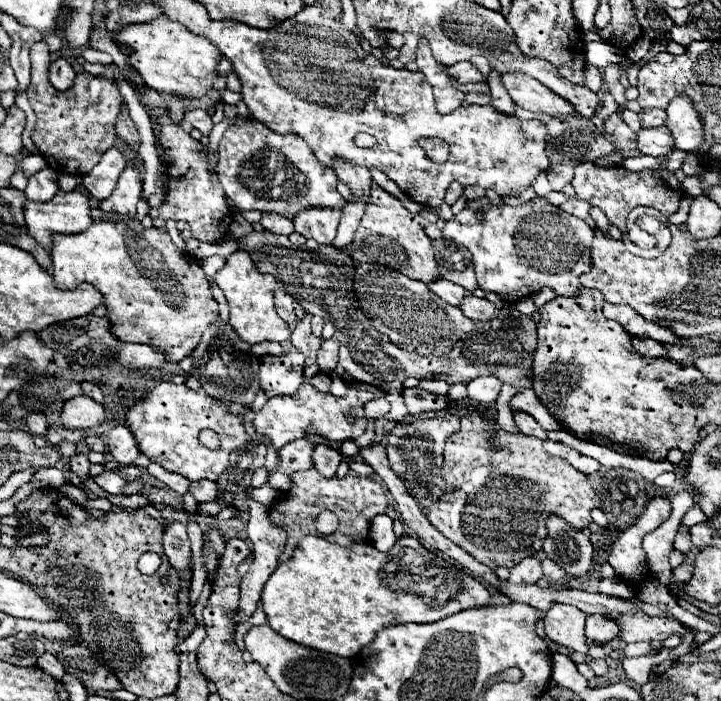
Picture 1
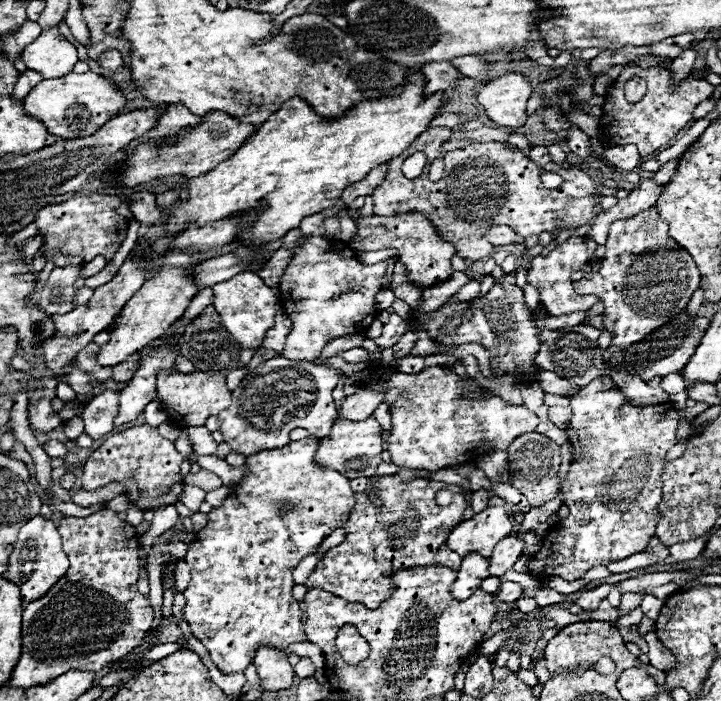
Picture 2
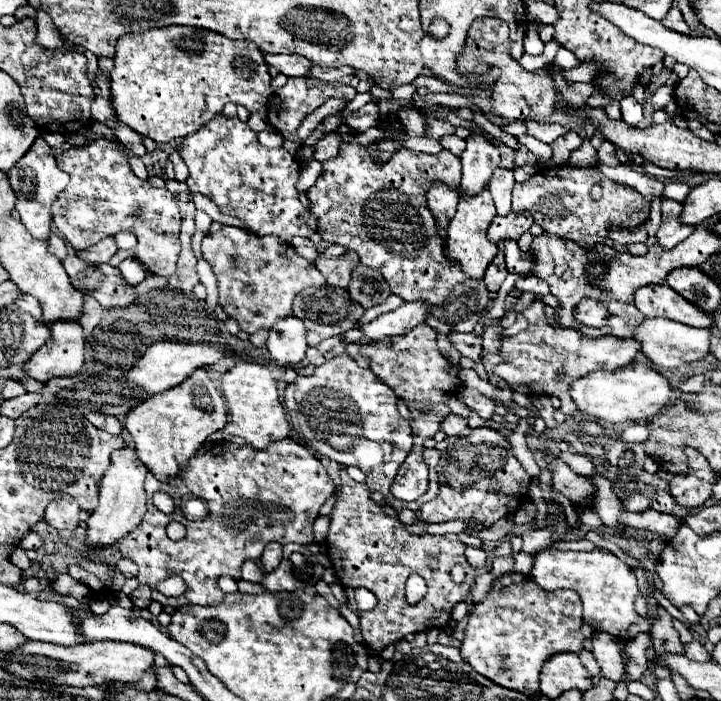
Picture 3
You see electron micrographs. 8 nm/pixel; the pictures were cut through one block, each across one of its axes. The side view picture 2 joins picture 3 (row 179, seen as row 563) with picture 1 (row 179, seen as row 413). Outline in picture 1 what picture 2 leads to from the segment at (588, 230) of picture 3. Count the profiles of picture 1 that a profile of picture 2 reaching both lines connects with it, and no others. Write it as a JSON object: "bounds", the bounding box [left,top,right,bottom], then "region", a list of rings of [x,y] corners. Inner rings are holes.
{"bounds":[572,162,684,232],"region":[[[582,162],[574,168],[572,186],[576,190],[578,198],[588,200],[592,206],[598,206],[612,224],[616,224],[622,232],[626,230],[626,216],[636,206],[652,206],[660,210],[662,214],[670,216],[678,210],[680,198],[684,196],[682,184],[678,184],[676,176],[666,170],[642,170],[642,172],[630,172],[622,166],[612,168],[596,168],[588,162]]]}

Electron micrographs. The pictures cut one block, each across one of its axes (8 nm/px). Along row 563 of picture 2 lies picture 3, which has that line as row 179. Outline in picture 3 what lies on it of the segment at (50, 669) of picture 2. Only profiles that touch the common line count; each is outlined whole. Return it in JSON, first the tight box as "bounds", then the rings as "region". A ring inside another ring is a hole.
{"bounds":[52,140,180,276],"region":[[[92,140],[86,146],[56,154],[60,170],[70,176],[68,186],[52,204],[56,228],[76,250],[84,250],[106,236],[130,230],[138,236],[136,258],[158,276],[172,276],[180,256],[180,212],[166,188],[154,188],[140,180],[126,162],[126,150],[112,140]]]}

